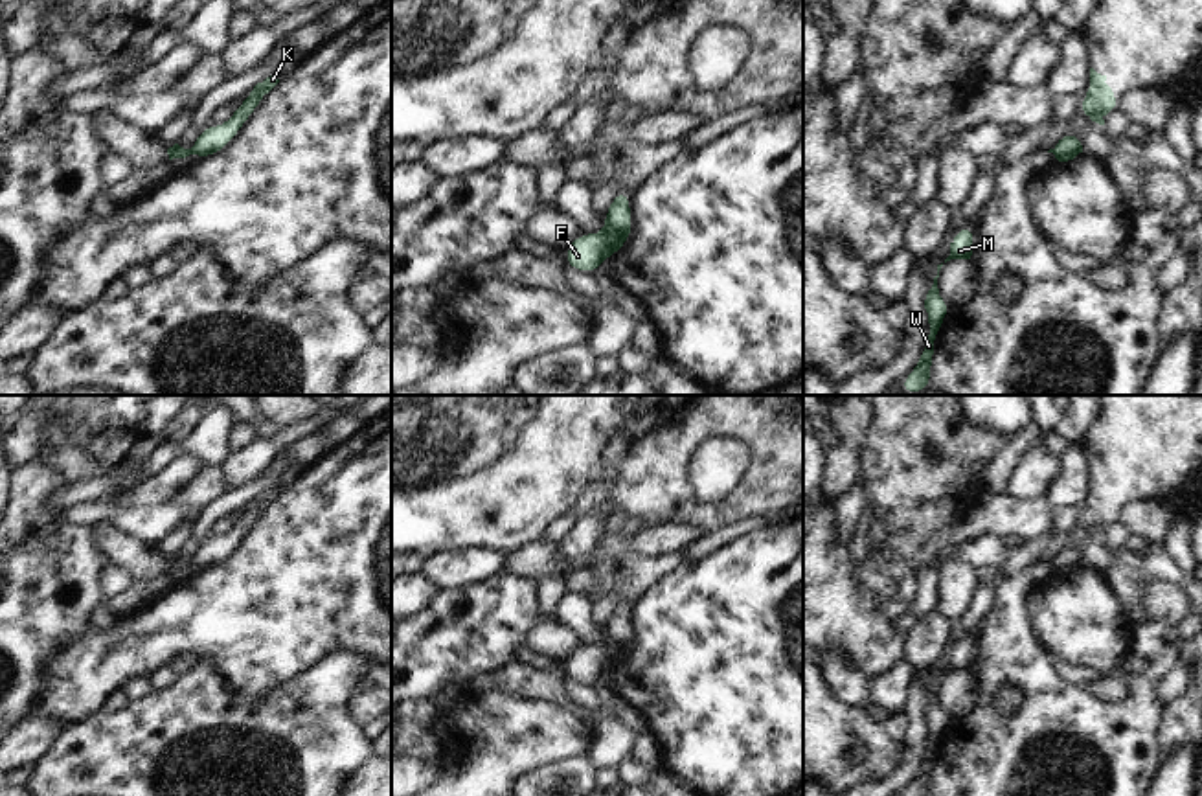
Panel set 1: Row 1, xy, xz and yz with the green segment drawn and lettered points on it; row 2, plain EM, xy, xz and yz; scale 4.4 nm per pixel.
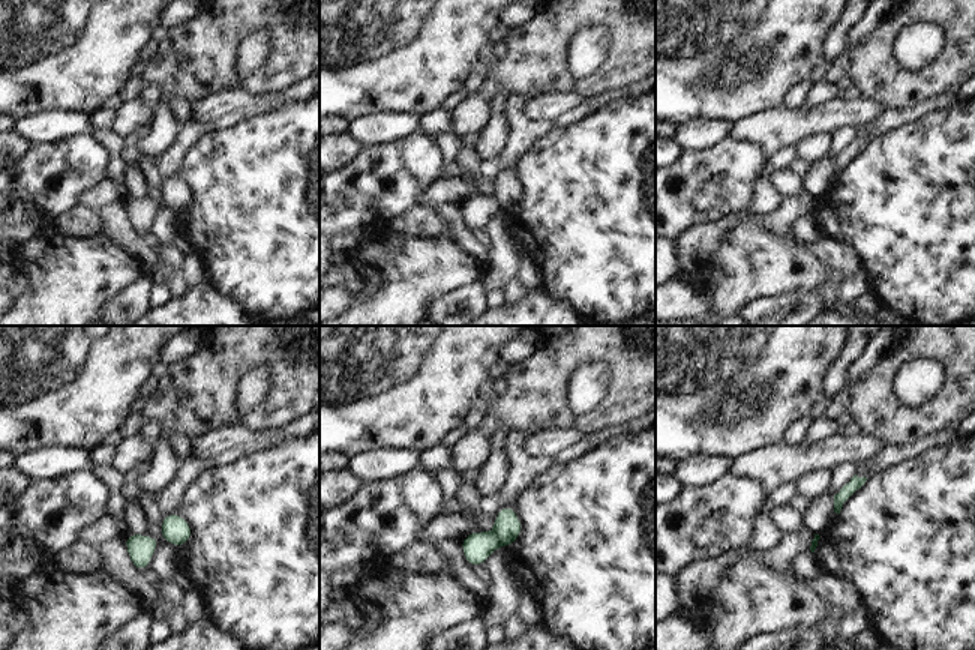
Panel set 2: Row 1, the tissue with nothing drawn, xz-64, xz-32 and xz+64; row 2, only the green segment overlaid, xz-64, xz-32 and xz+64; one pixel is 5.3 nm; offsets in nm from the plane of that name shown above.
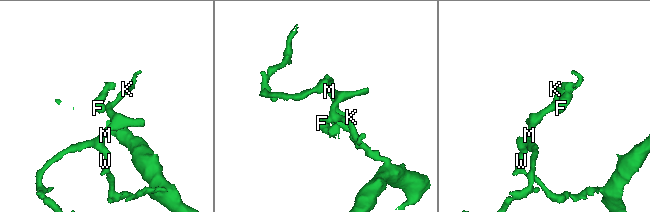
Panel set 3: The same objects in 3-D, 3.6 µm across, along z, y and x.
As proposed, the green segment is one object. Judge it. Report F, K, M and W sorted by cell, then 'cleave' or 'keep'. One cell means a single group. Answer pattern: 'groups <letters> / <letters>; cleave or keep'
groups F / K M W; cleave

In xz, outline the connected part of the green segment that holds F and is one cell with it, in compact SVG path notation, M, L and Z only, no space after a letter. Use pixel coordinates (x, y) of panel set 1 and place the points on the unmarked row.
M579 645L566 658L566 675L568 678L594 686L607 669L614 667L612 654L605 645Z

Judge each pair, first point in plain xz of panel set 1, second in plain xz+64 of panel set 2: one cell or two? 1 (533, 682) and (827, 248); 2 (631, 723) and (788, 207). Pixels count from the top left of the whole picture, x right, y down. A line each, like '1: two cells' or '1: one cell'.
1: one cell
2: one cell

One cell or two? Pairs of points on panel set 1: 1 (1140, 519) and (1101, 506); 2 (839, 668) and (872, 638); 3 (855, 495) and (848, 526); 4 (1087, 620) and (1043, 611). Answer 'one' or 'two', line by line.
1: two
2: two
3: one
4: one

